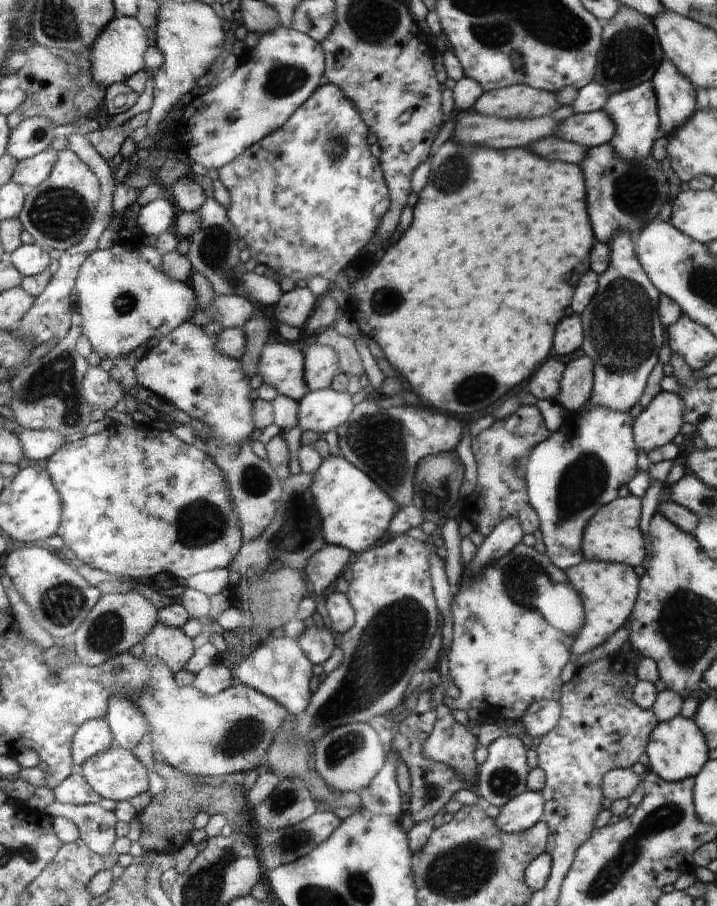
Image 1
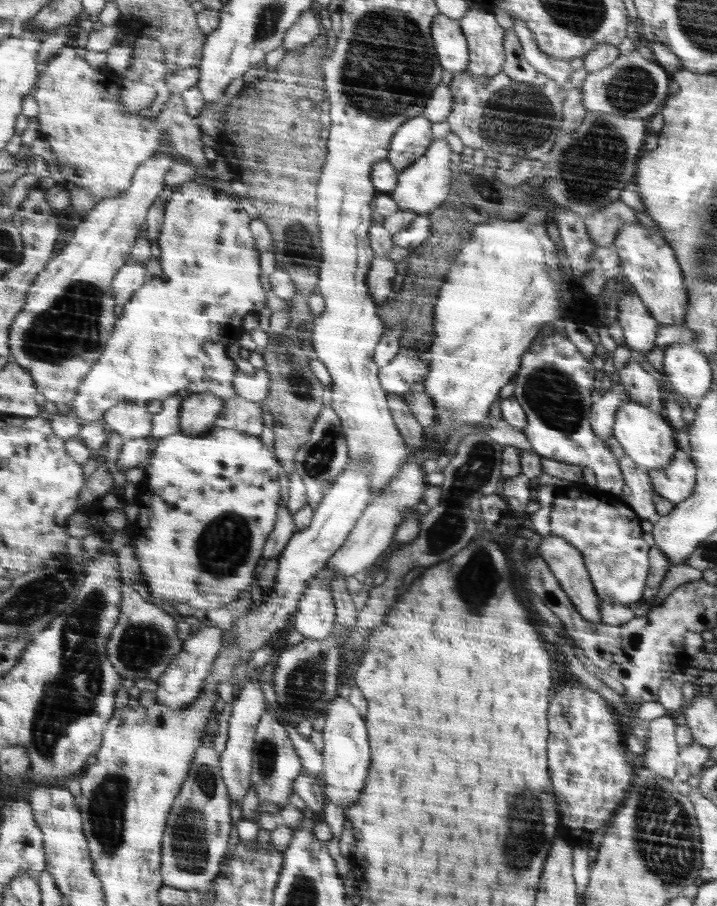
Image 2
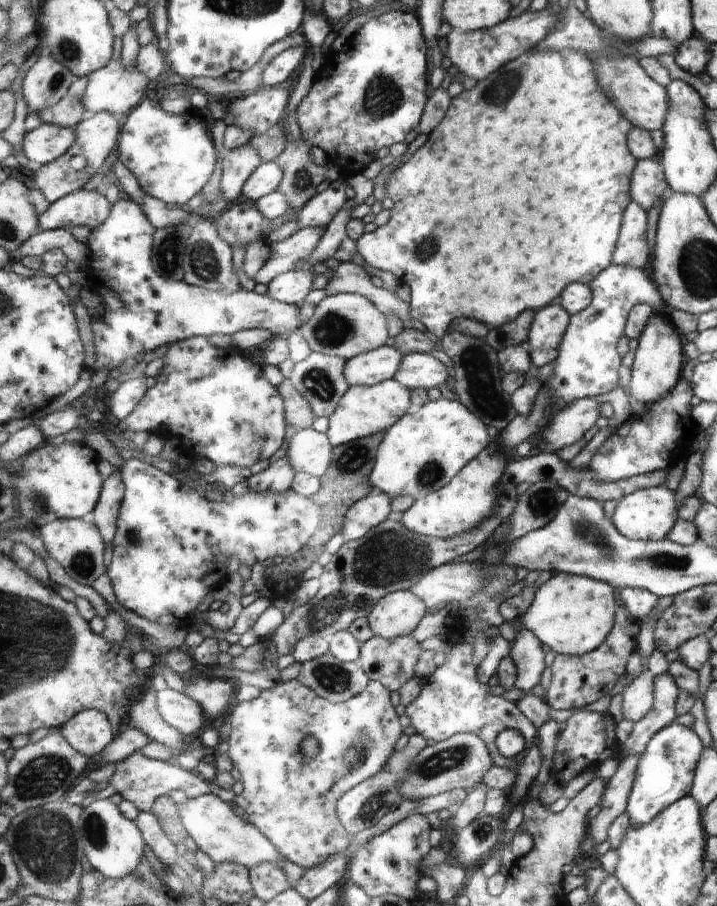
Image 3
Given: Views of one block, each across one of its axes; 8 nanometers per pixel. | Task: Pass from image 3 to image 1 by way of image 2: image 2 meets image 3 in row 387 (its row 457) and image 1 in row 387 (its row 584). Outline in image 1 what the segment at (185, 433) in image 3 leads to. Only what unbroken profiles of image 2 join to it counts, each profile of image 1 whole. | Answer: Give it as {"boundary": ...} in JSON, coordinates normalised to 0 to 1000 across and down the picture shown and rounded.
{"boundary":[[[259,355],[251,360],[237,372],[227,373],[206,383],[188,405],[191,419],[204,429],[208,429],[223,439],[238,444],[248,451],[265,457],[287,468],[297,477],[296,483],[307,483],[312,488],[336,491],[351,479],[351,444],[349,444],[349,424],[343,417],[342,402],[336,397],[322,395],[310,389],[305,382],[305,371],[287,365],[287,360],[273,355]]]}

